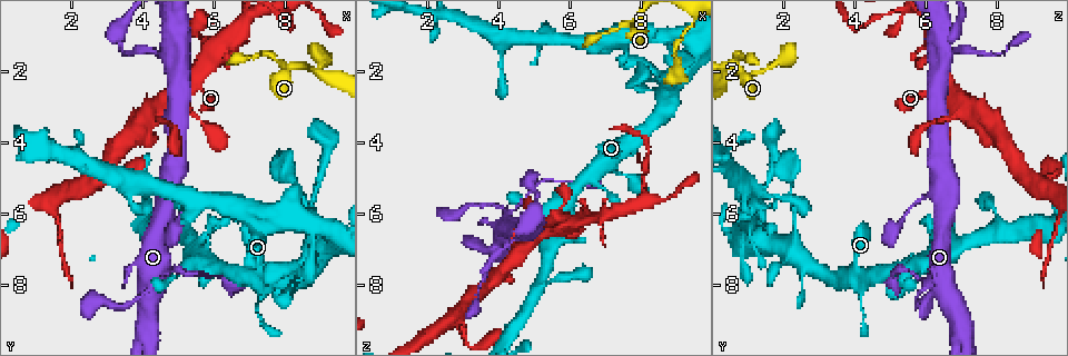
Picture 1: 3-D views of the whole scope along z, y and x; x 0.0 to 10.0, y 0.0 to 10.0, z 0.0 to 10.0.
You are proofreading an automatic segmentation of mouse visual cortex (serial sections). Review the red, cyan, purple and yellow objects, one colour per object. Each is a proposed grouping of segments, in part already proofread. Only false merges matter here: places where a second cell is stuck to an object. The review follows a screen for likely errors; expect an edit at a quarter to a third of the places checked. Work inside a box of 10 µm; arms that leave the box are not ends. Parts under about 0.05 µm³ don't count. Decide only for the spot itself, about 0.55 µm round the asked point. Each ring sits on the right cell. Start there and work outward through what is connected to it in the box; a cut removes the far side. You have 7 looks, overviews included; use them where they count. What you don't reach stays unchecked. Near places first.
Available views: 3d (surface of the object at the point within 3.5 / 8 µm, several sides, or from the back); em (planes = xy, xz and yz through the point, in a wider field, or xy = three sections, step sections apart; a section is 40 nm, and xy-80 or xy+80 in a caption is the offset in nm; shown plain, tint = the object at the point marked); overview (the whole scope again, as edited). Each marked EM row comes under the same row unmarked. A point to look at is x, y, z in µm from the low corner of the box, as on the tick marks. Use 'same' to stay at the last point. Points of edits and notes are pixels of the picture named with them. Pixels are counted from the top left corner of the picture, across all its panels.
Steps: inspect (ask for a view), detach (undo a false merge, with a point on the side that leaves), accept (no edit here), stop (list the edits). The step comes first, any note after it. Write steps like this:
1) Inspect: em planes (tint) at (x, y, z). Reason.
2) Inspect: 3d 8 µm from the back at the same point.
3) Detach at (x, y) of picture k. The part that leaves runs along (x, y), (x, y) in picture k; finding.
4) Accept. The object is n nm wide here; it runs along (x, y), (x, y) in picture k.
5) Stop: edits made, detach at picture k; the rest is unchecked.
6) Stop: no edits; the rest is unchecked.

Inspect: 3d 3.5 µm at (8.25, 0.70, 4.20).

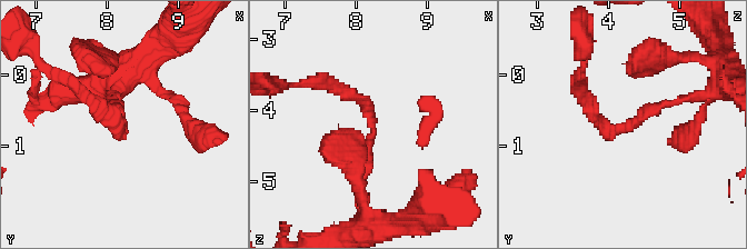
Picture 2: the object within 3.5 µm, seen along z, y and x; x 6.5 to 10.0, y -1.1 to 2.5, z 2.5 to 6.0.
Inspect: em xy step 3 (tint) at (8.25, 0.70, 4.25). Need the tissue.

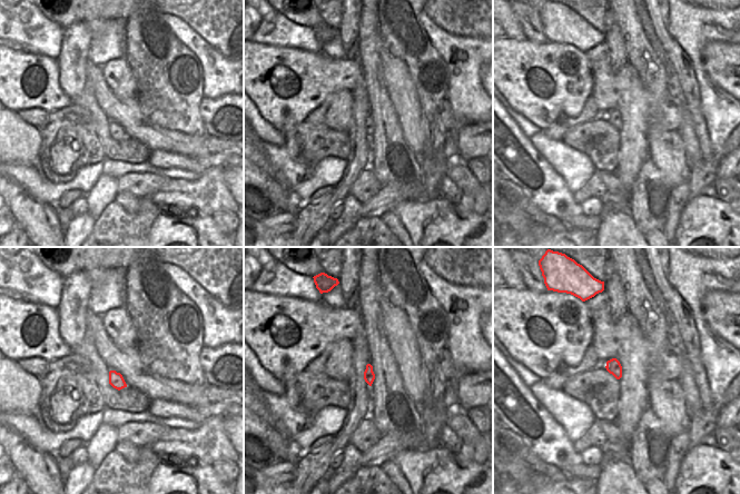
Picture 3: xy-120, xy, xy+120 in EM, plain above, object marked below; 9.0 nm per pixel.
Accept. Continuous, no second cell.

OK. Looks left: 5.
Inspect: 3d 3.5 µm from the back at (4.25, 1.35, 6.95). Calibre changes.

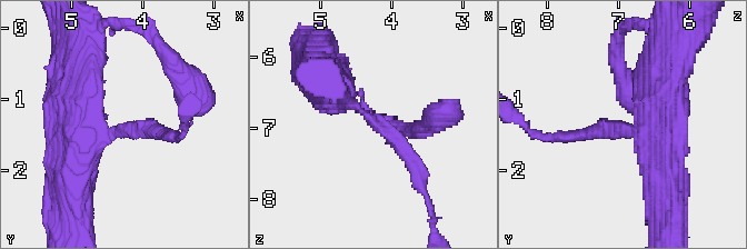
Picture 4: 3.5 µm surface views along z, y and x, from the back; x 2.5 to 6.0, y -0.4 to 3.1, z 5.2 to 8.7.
Inspect: em xy step 3 (tint) at (4.20, 1.45, 6.90). The arms are 200, 450 nm wide.

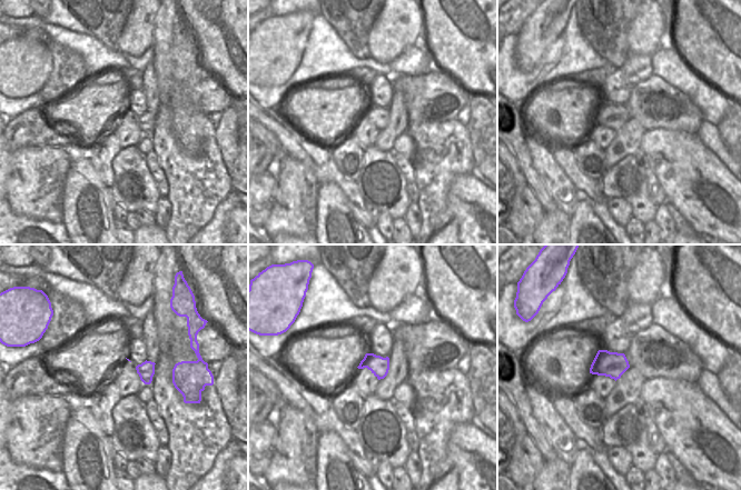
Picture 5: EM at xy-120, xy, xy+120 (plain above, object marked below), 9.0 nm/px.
Accept. It runs along (326, 89), (390, 135), (418, 178) in picture 4; one cell here.

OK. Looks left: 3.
Inspect: 3d 8 µm at (4.15, 8.15, 5.95). Thin arm on a thick one.

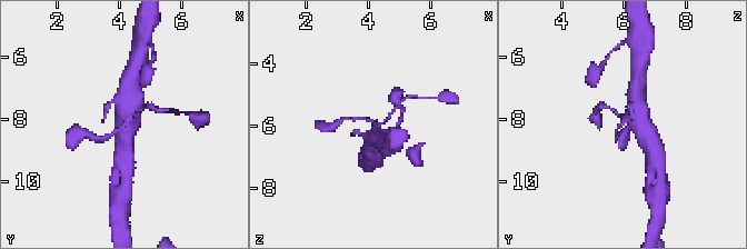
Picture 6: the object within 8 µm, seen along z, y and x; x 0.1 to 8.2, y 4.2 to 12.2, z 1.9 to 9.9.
Inspect: 3d 3.5 µm at the same point. Closer look.

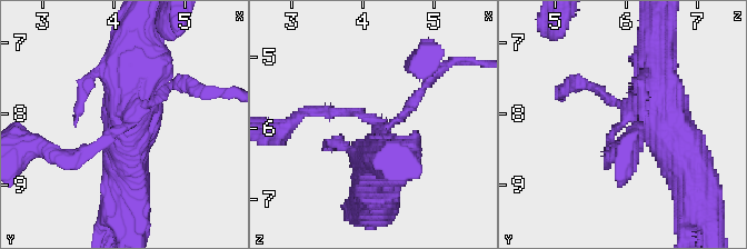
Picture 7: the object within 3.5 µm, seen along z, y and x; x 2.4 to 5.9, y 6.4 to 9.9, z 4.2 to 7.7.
Accept. It runs along (135, 58), (131, 120), (66, 157) in picture 7; all the same cell.

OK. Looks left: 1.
Stop: no edits; the rest is unchecked.

